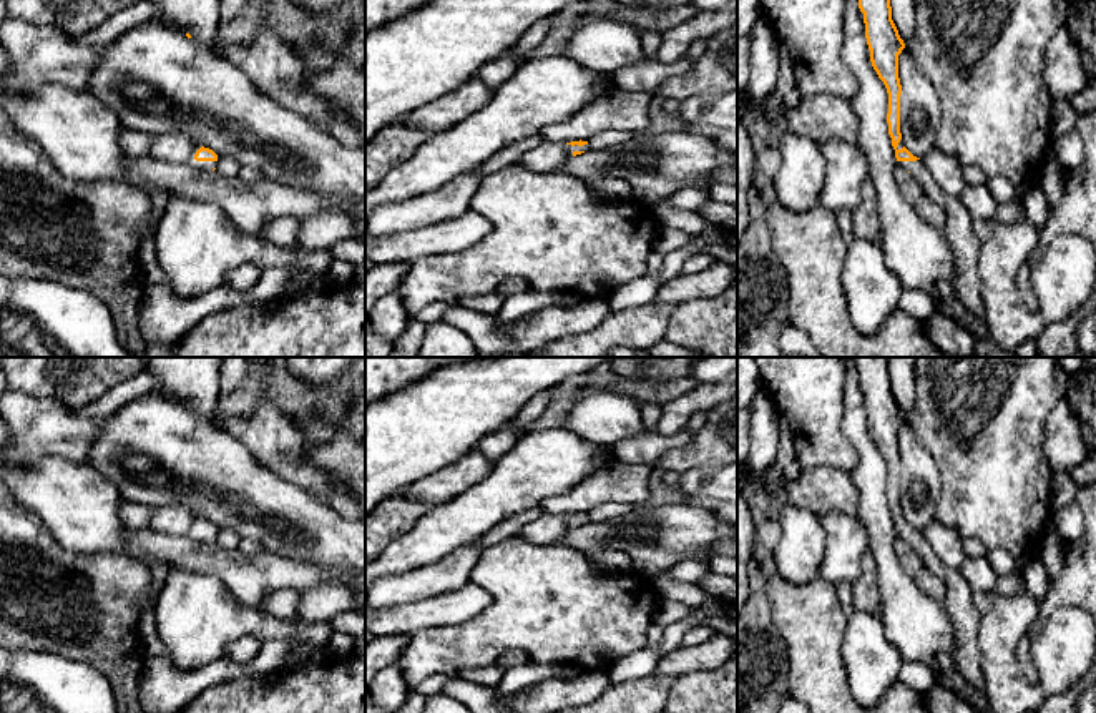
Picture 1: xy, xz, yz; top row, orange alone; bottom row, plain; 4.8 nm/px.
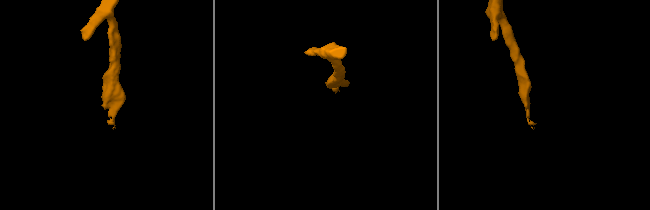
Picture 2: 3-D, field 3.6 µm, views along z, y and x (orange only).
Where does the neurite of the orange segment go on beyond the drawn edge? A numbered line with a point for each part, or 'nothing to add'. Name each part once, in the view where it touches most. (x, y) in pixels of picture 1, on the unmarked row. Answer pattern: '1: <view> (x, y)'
1: xy (178, 521)

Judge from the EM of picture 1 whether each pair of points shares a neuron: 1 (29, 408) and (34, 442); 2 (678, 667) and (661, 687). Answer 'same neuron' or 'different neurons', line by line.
1: same neuron
2: different neurons

